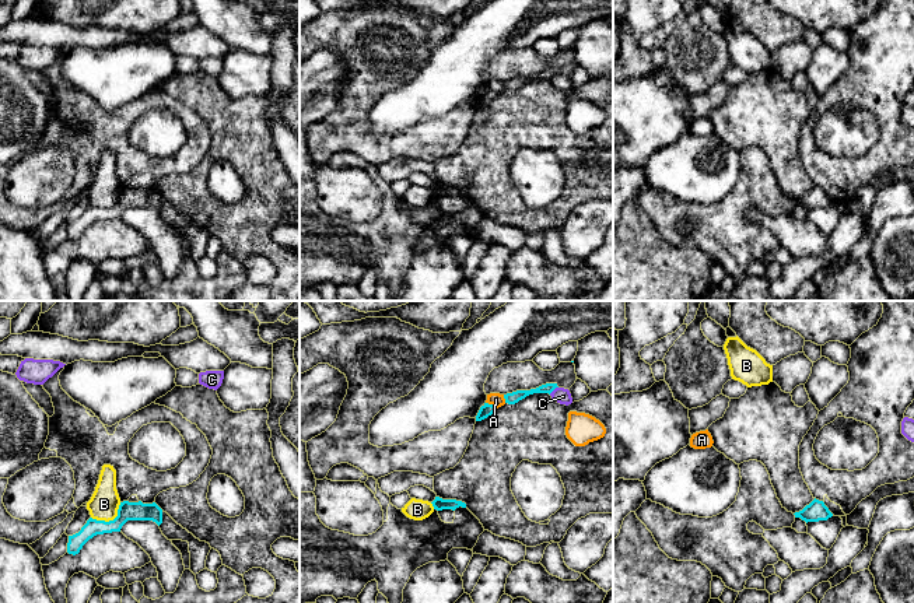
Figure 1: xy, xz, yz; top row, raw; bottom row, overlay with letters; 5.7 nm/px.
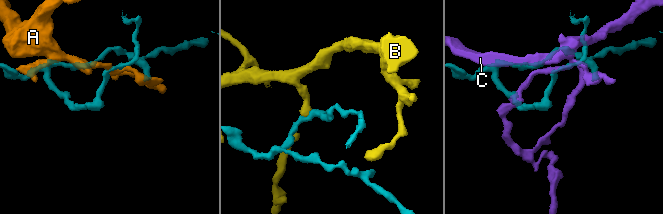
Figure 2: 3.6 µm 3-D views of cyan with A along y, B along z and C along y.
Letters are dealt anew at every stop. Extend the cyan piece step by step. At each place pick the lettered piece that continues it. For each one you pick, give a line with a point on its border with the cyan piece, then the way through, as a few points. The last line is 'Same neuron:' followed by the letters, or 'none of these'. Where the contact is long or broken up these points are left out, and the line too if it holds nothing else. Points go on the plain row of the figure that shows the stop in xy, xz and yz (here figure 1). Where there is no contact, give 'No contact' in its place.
Same neuron: none of these

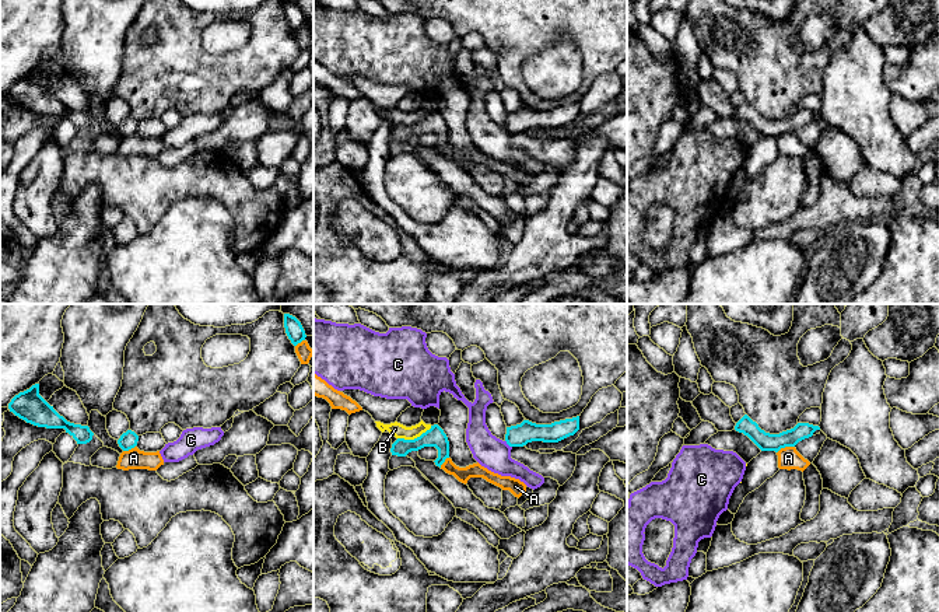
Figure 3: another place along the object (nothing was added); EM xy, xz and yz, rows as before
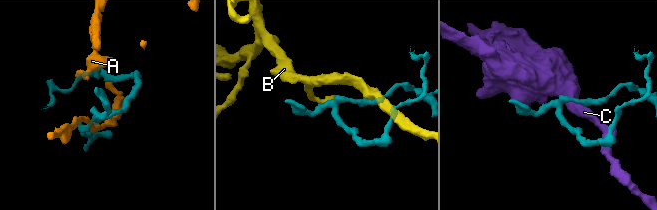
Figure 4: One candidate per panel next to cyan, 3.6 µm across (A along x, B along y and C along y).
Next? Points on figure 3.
Same neuron: none of these

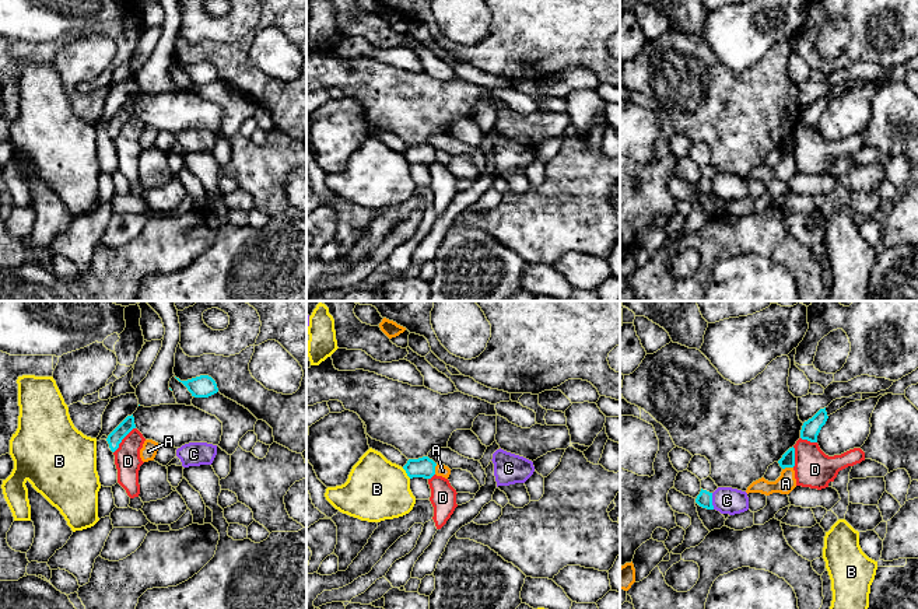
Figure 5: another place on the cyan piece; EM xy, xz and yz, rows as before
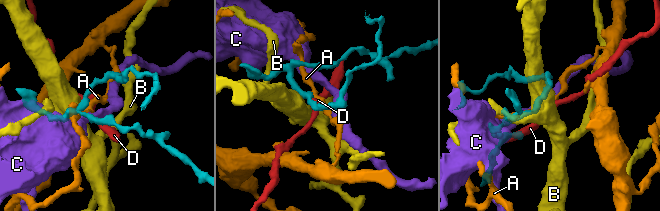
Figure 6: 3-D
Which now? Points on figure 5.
D: Touches cyan at xy (122, 125)
Same neuron: D

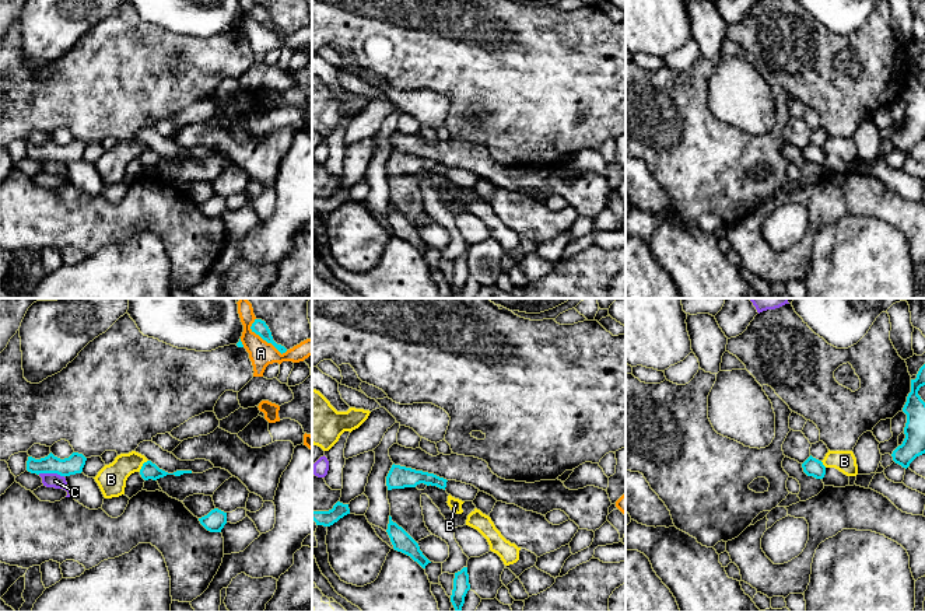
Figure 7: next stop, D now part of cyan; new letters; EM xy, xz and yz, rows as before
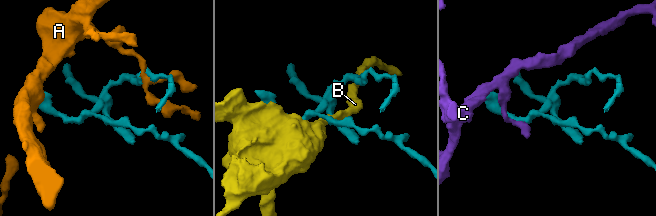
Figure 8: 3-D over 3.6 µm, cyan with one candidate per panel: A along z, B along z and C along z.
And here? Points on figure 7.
Same neuron: none of these

